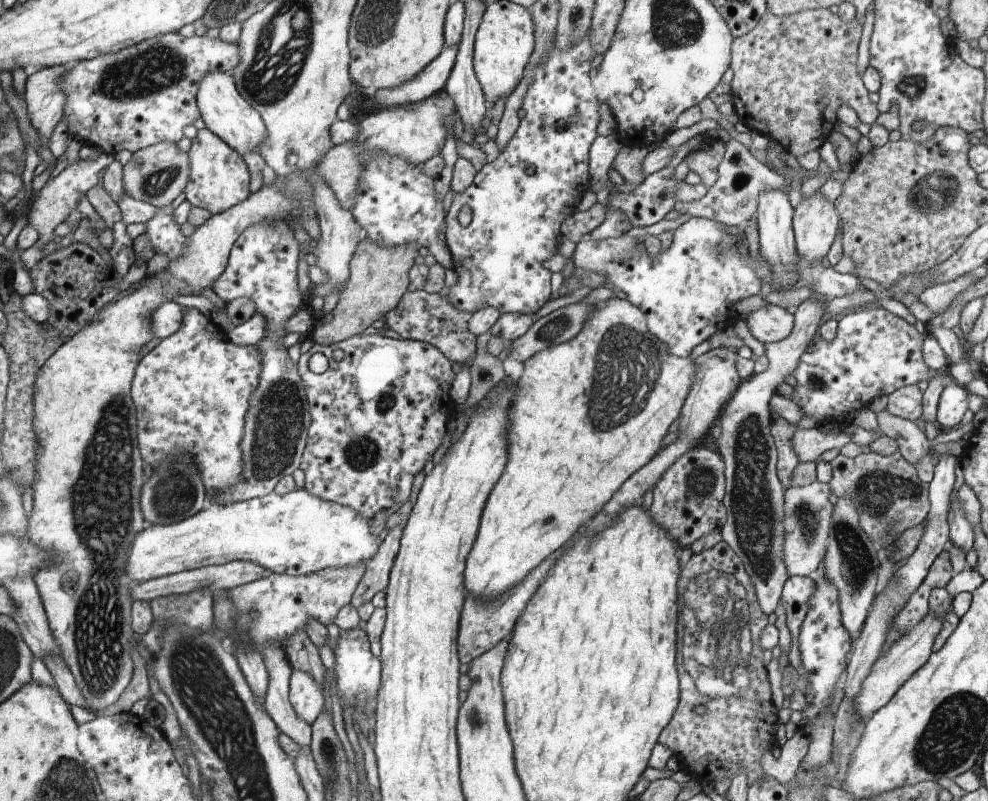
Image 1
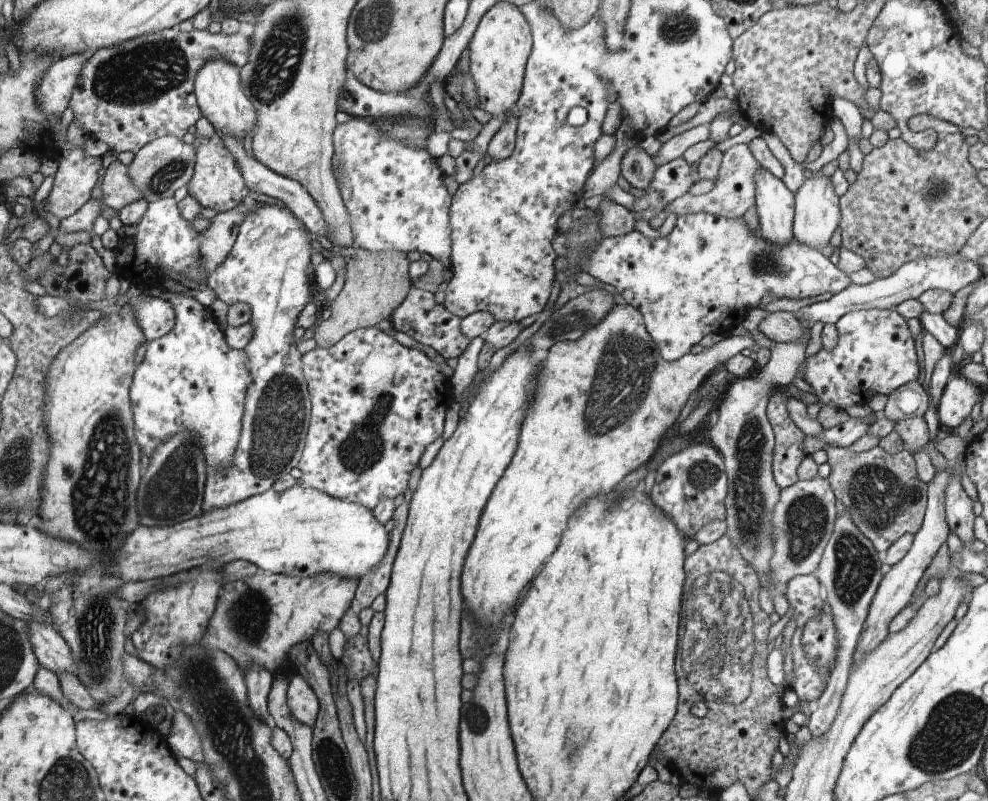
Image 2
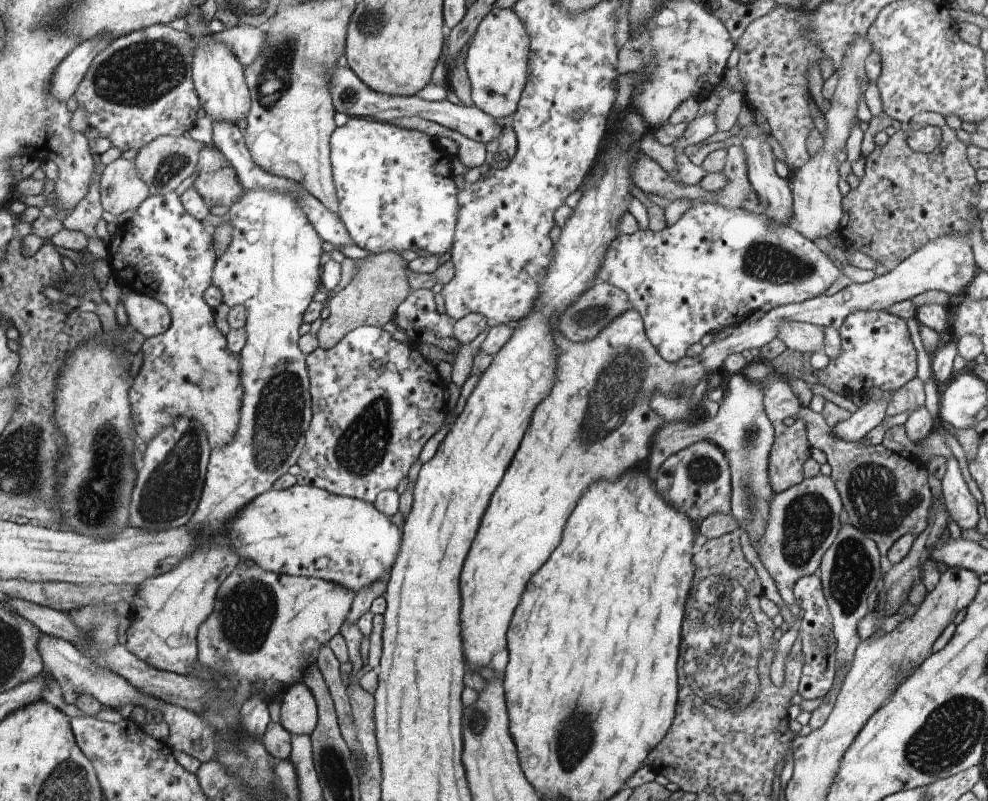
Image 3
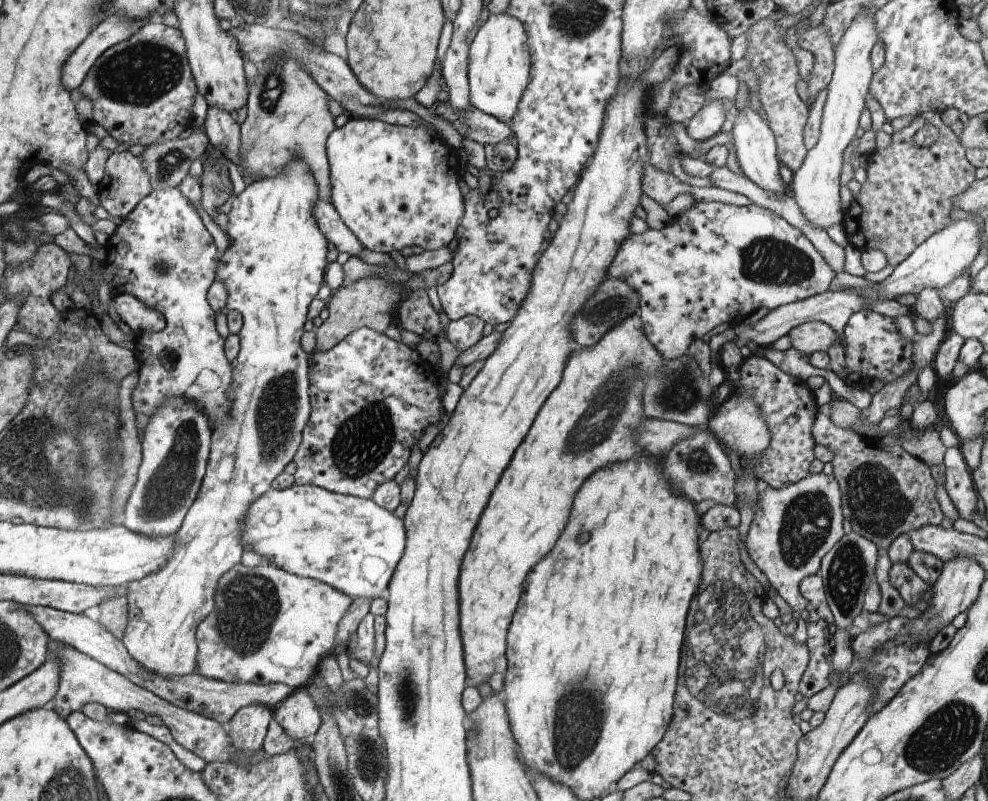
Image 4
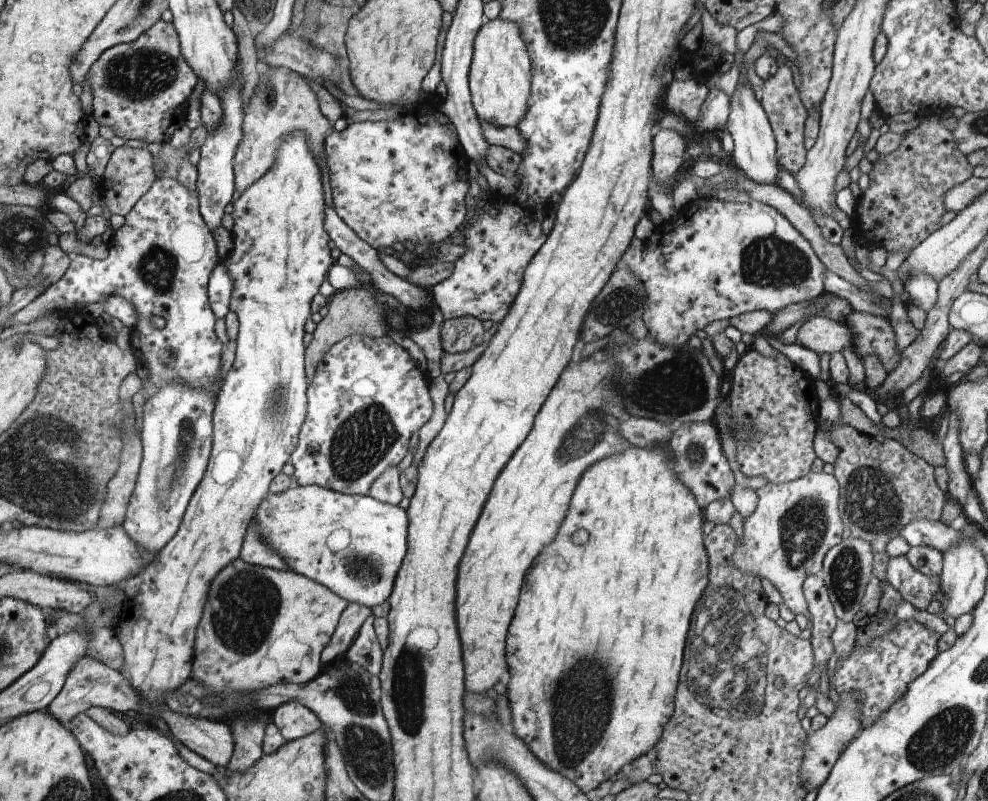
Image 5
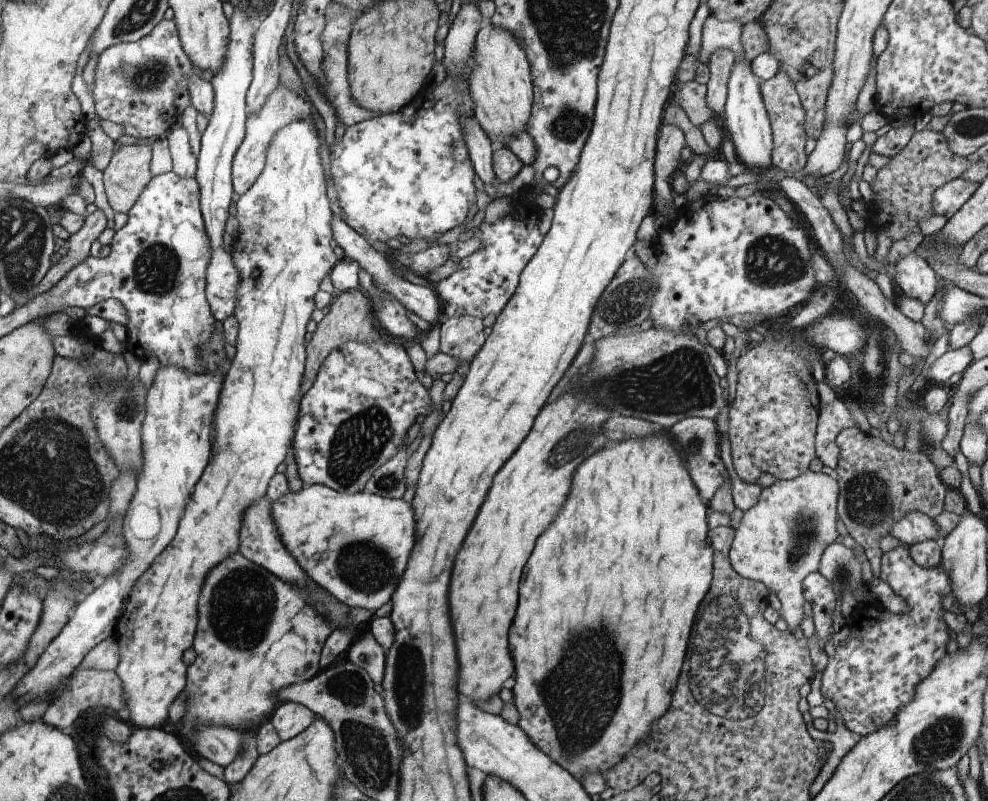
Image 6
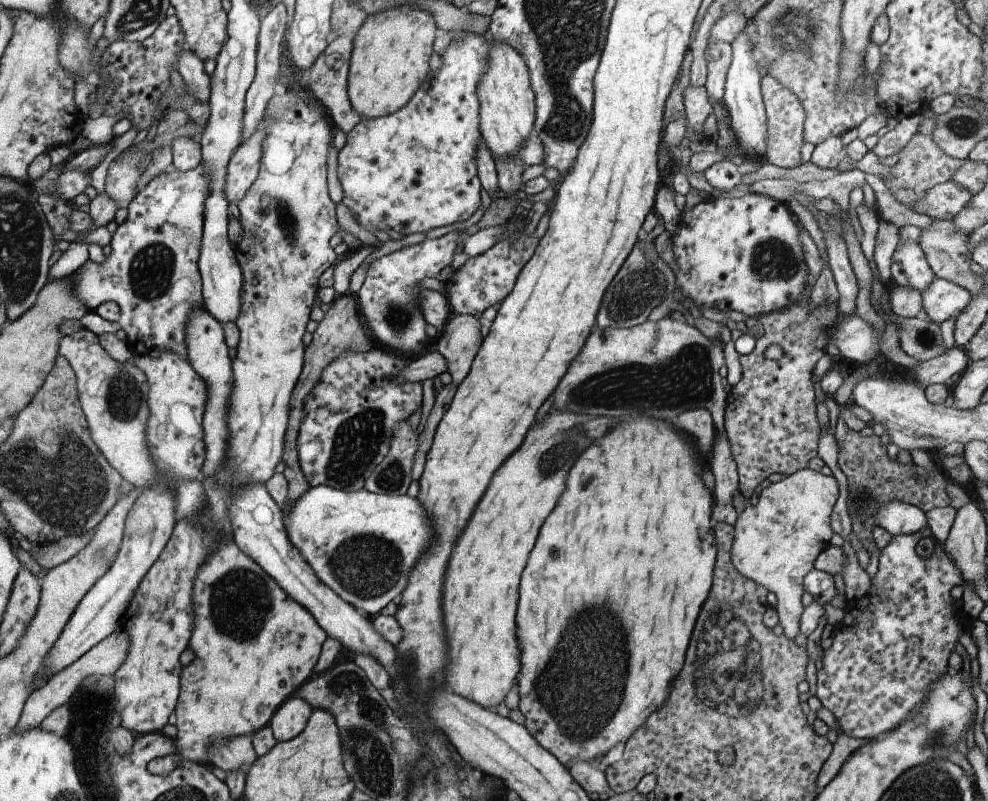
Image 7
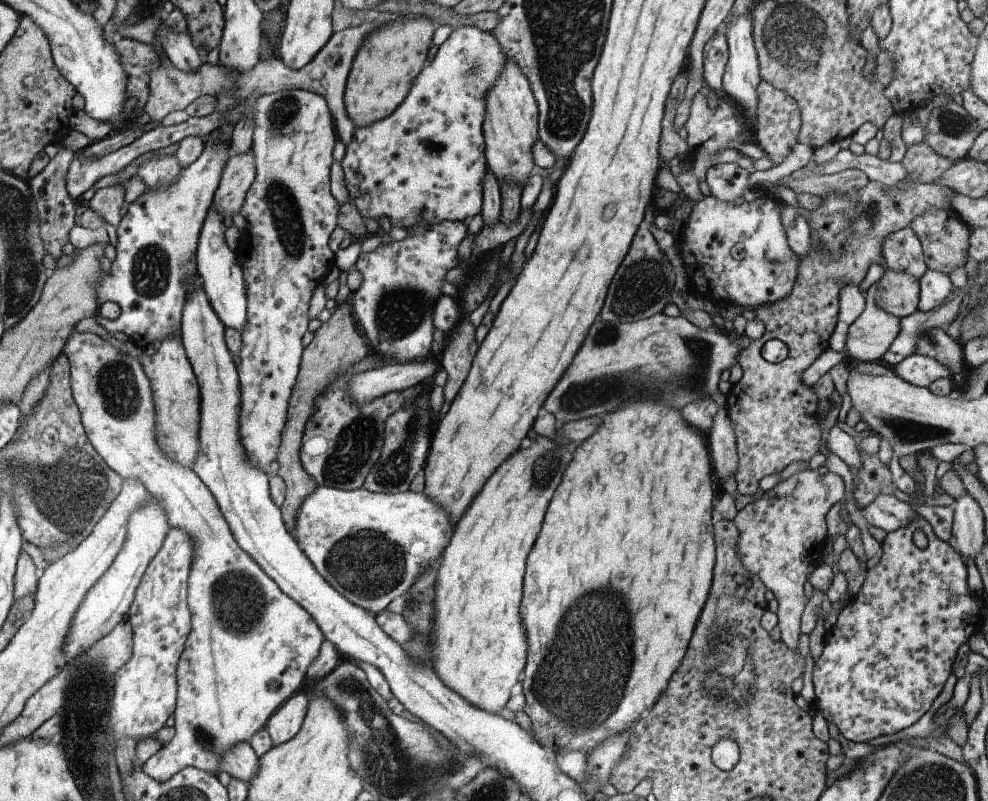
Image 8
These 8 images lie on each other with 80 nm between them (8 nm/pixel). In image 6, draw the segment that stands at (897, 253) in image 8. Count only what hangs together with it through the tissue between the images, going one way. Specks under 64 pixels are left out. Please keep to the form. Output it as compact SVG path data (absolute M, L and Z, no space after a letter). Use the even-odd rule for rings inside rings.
M915 252L903 256L896 264L895 280L901 289L901 294L922 304L929 303L936 296L940 278L927 260Z

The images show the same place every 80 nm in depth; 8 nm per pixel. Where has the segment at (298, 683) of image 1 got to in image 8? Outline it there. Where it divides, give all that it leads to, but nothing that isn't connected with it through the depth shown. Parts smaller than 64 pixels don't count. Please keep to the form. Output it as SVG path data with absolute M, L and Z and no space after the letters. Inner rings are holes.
M298 693L269 718L265 728L273 740L273 747L288 742L300 732L309 709L309 699L308 696Z

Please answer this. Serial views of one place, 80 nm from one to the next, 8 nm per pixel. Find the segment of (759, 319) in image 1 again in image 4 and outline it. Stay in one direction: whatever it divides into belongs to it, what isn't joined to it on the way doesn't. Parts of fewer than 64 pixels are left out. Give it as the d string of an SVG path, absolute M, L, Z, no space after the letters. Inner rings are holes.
M806 321L799 324L791 328L787 336L792 347L809 356L816 351L827 352L831 344L841 337L831 326L820 321Z

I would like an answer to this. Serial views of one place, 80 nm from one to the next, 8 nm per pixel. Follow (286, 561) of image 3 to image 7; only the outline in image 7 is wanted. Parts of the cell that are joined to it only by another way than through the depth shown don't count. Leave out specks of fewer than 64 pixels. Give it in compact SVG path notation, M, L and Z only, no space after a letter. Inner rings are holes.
M318 485L310 487L308 492L303 494L302 497L298 497L287 510L286 513L286 502L285 506L281 507L284 523L288 532L289 538L295 547L298 547L302 556L307 560L308 564L316 572L317 577L325 583L327 587L330 587L333 591L336 591L347 603L358 608L358 610L366 610L366 612L372 618L378 615L379 612L387 605L390 601L396 601L404 592L407 586L410 572L414 570L418 560L421 558L421 554L425 553L426 549L429 549L429 544L433 541L433 523L429 518L429 515L423 509L420 500L418 498L412 498L406 495L379 495L371 493L365 488L356 492L341 491L333 489L326 485Z

